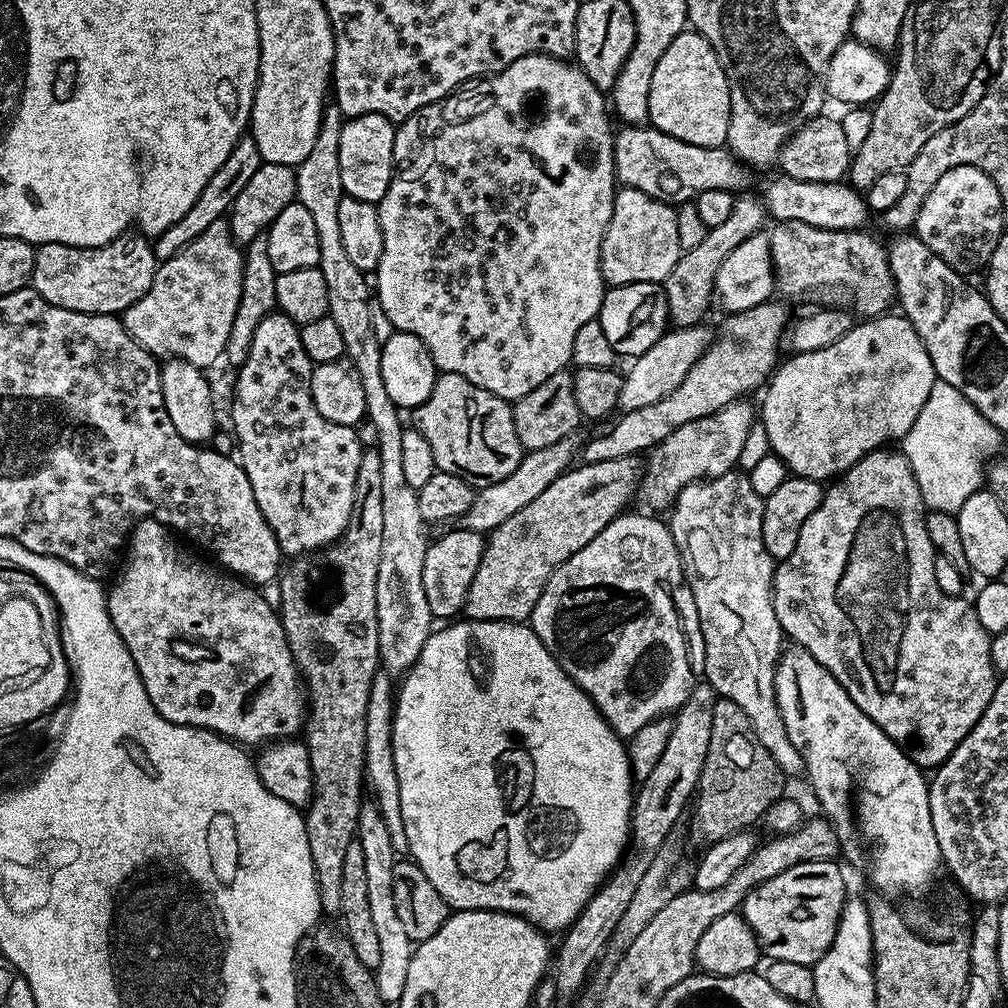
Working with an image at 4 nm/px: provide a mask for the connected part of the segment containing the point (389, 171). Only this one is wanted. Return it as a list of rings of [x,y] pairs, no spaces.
[[[362,114],[345,119],[342,138],[338,138],[338,170],[342,174],[345,196],[379,205],[392,181],[396,129],[397,125],[382,114]]]

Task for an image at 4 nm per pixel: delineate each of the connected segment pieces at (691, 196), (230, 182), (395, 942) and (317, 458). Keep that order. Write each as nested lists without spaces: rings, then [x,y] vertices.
[[[624,126],[615,133],[616,179],[625,188],[642,190],[673,206],[695,201],[706,190],[735,193],[744,184],[745,165],[727,147],[690,146],[651,126]]]
[[[252,135],[241,136],[240,141],[234,146],[234,150],[230,150],[230,158],[226,158],[226,162],[222,162],[222,166],[218,166],[214,178],[210,178],[210,182],[206,182],[206,190],[202,190],[202,194],[198,194],[198,202],[194,202],[194,206],[190,206],[190,210],[186,210],[186,214],[182,214],[182,218],[178,218],[178,222],[174,222],[174,226],[162,230],[162,234],[151,241],[152,252],[157,261],[169,260],[171,256],[178,254],[178,250],[182,250],[187,244],[194,242],[194,238],[198,238],[203,232],[210,230],[210,226],[214,226],[214,222],[224,220],[226,213],[232,207],[234,198],[238,198],[238,194],[242,194],[246,182],[250,182],[254,170],[258,170],[261,163],[258,146]]]
[[[361,803],[358,842],[362,846],[362,854],[366,857],[366,887],[368,887],[370,915],[382,949],[382,959],[378,961],[378,966],[374,970],[376,985],[385,1005],[394,1006],[402,998],[402,990],[406,990],[406,973],[410,971],[414,941],[410,938],[410,934],[406,934],[403,923],[398,919],[398,909],[394,907],[394,866],[398,855],[390,840],[387,824],[375,803]]]
[[[273,310],[262,322],[258,322],[258,330],[254,330],[254,342],[250,342],[250,354],[244,364],[239,365],[236,376],[236,397],[232,400],[232,428],[236,431],[236,444],[240,447],[238,462],[243,466],[246,478],[250,478],[250,490],[254,490],[254,498],[258,502],[258,510],[266,518],[274,538],[278,542],[281,553],[285,557],[295,558],[301,554],[315,552],[333,544],[346,530],[352,517],[352,507],[356,497],[356,479],[358,478],[358,462],[362,460],[365,449],[360,445],[360,436],[357,429],[350,424],[335,424],[322,414],[318,414],[318,406],[314,406],[310,391],[310,361],[306,350],[302,350],[300,325],[279,310]]]

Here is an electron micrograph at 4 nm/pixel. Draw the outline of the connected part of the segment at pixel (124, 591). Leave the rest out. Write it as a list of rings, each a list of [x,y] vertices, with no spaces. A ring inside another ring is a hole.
[[[159,519],[137,520],[126,537],[126,551],[123,553],[123,556],[125,555],[124,565],[121,566],[120,573],[118,573],[118,568],[112,589],[109,587],[106,592],[110,622],[114,626],[114,630],[118,630],[126,650],[130,650],[130,658],[134,658],[134,666],[142,678],[142,686],[146,690],[146,694],[150,694],[150,702],[154,702],[154,710],[158,710],[158,714],[162,714],[162,718],[166,718],[170,722],[217,732],[224,739],[241,746],[249,746],[248,744],[263,746],[269,742],[295,737],[306,723],[306,689],[300,673],[296,671],[296,659],[292,656],[277,609],[273,605],[271,608],[256,593],[259,591],[255,587],[249,586],[243,579],[221,570],[215,563],[203,564],[198,557],[191,556],[184,548],[179,548],[172,541],[171,535],[173,536],[173,533],[168,525],[161,524]]]

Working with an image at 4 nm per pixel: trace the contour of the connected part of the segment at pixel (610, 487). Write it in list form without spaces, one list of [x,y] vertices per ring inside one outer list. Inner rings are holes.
[[[635,455],[589,464],[580,462],[554,478],[554,482],[550,482],[550,486],[546,486],[546,490],[542,490],[534,502],[522,506],[518,514],[510,514],[510,518],[506,518],[506,522],[502,522],[502,526],[487,537],[482,562],[478,562],[478,574],[474,574],[474,582],[470,582],[470,590],[466,594],[463,615],[469,620],[527,621],[553,570],[578,554],[586,542],[593,540],[614,517],[621,515],[631,505],[628,503],[632,495],[637,495],[641,475],[642,460]]]

